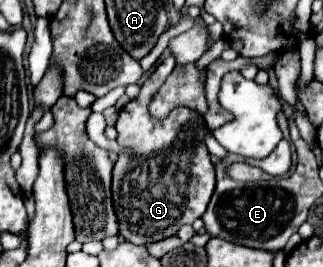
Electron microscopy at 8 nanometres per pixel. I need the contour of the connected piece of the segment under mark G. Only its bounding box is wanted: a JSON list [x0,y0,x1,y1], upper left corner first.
[112,55,216,245]

